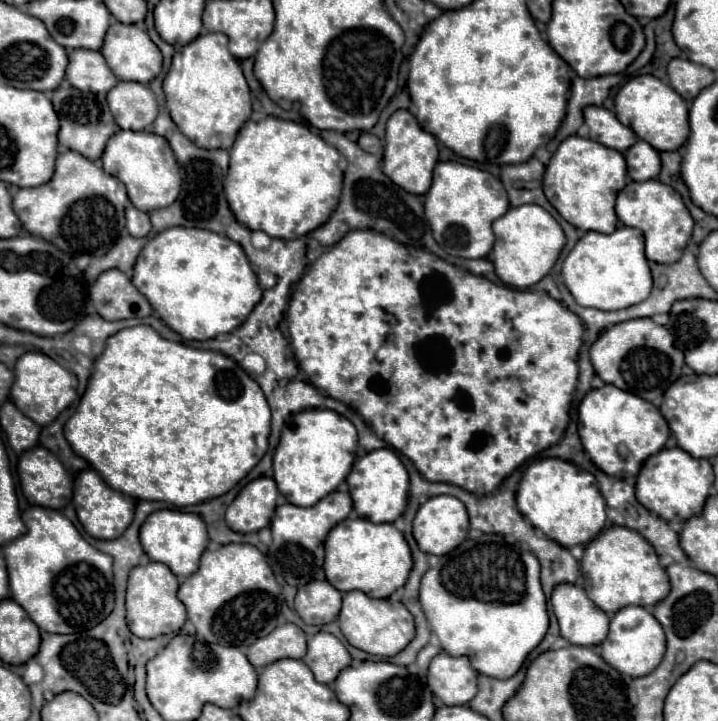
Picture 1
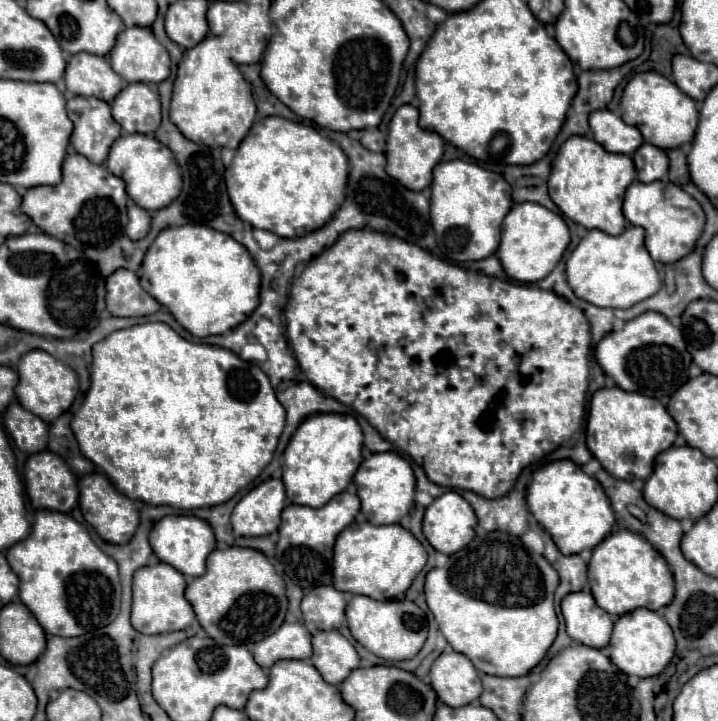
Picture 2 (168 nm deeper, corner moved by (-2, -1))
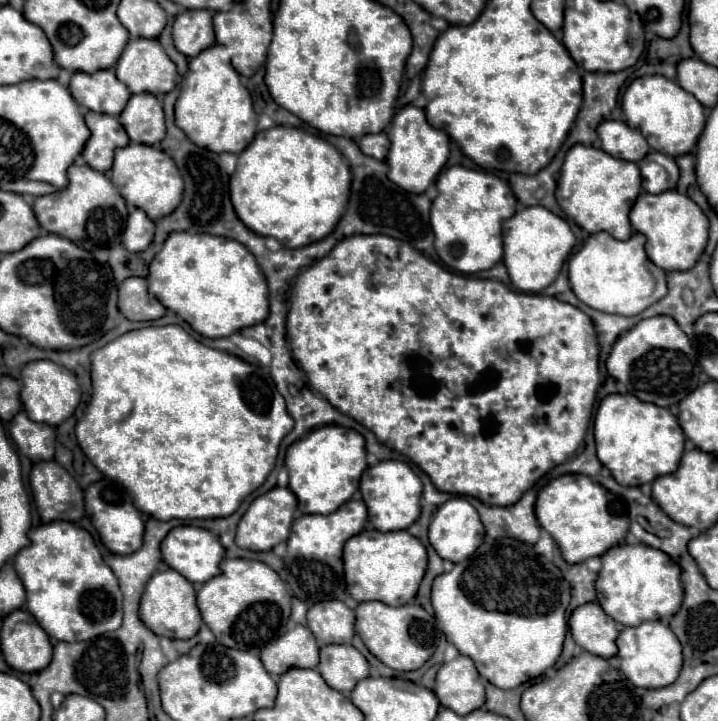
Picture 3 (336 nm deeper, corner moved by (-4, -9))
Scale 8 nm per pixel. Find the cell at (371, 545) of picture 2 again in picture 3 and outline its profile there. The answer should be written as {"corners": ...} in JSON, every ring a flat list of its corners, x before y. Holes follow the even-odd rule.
{"corners":[[373,527,363,529,359,535,345,543,343,551,347,591,357,601,383,601,387,605,405,605,417,595,419,583,427,571,427,549,407,531,381,533]]}

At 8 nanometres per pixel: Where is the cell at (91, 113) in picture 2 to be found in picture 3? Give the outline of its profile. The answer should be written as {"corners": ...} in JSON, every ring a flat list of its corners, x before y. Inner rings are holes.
{"corners":[[89,111,85,115,85,123,91,129,91,137,81,155,89,167,105,173,113,167,113,151,117,147,125,147,129,137,119,119,113,115]]}

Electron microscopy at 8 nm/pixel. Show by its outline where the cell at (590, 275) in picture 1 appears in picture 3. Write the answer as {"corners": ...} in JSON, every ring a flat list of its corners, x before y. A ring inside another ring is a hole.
{"corners":[[609,233,591,235,579,253,569,259,571,289,593,309,615,315,639,315,655,301,667,295,665,271,661,271,645,253,645,235,633,233,627,241,613,239]]}

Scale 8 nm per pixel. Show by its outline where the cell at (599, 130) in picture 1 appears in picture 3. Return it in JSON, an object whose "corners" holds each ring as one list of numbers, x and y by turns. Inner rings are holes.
{"corners":[[605,121,599,125,597,133,603,143,601,149,617,159,637,163,649,153,649,145,645,137,623,121]]}

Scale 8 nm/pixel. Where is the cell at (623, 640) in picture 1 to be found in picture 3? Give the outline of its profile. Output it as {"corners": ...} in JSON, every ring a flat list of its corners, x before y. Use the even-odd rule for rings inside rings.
{"corners":[[645,621,637,627,625,627,617,639,621,673,635,685,643,689,659,689,671,685,683,667,681,643,677,643,677,635,673,635,671,627,663,621]]}

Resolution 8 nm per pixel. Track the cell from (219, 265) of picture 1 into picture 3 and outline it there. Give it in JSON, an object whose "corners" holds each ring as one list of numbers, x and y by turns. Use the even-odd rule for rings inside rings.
{"corners":[[171,233,149,265,149,295,209,339,229,337,269,317,267,281,255,255,235,239,209,233]]}

